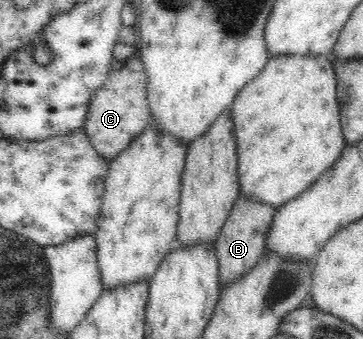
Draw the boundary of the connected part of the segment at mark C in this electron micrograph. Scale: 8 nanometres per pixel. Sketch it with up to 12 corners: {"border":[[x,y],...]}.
{"border":[[137,54],[109,72],[83,130],[109,163],[150,126]]}

